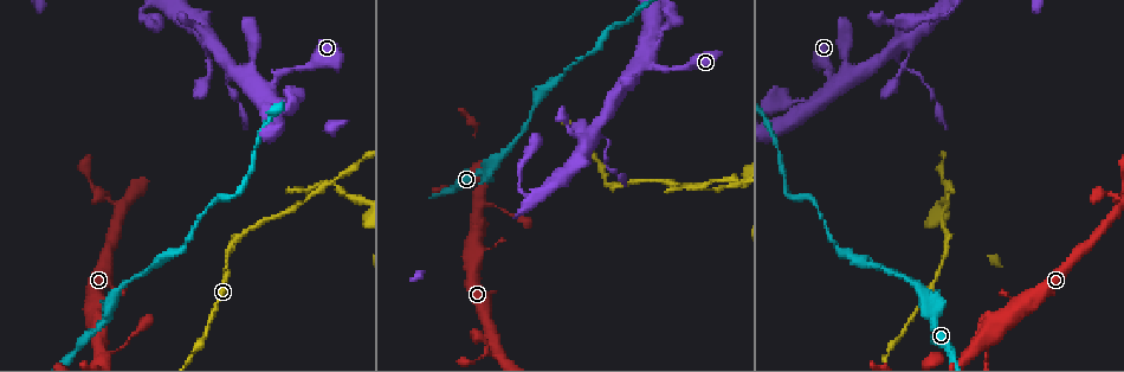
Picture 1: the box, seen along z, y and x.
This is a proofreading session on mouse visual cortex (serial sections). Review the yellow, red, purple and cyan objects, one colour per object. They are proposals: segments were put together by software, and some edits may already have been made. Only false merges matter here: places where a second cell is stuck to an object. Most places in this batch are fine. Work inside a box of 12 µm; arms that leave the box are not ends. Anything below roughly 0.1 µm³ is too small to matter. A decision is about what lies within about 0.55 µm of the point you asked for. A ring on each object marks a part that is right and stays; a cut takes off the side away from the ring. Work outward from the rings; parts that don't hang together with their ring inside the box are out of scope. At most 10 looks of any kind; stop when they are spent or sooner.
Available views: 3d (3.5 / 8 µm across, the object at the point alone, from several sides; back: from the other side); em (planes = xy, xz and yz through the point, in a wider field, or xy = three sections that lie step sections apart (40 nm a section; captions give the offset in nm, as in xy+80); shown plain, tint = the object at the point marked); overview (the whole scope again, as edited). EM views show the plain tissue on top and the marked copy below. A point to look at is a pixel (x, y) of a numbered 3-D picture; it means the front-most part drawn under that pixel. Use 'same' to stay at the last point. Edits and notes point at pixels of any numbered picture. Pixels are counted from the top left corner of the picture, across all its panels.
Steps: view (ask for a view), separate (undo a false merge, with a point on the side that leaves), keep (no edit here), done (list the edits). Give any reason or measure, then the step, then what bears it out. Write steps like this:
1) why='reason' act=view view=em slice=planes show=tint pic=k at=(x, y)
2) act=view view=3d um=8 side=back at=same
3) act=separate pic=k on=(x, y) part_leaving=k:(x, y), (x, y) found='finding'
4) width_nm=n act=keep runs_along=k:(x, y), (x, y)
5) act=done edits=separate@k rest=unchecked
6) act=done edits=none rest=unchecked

why='side arm on a straight run' act=view view=em slice=xy step=1 show=tint pic=1 at=(947, 187)

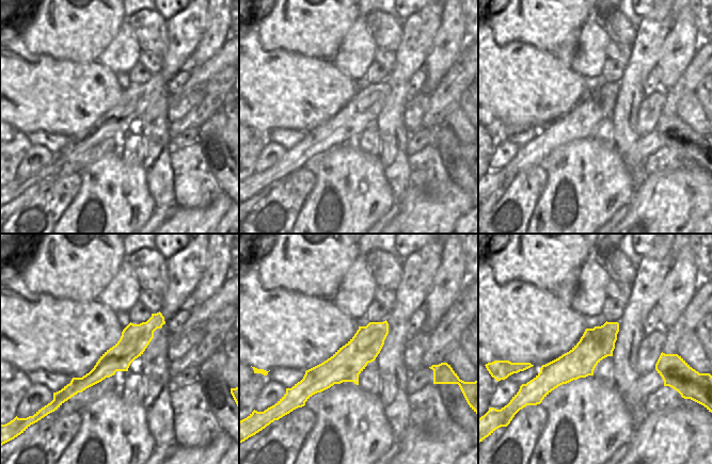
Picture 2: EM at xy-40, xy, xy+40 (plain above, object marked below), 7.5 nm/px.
act=view view=3d um=3.5 at=same

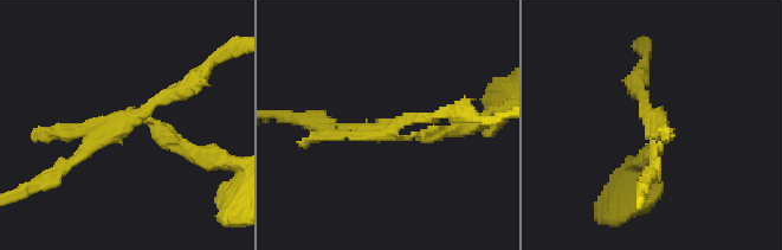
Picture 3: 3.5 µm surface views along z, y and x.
act=separate pic=3 on=(39, 134) part_leaving=3:(149, 122), (196, 155), (237, 162) found='a second cell is stuck on'

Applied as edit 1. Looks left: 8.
act=view view=overview

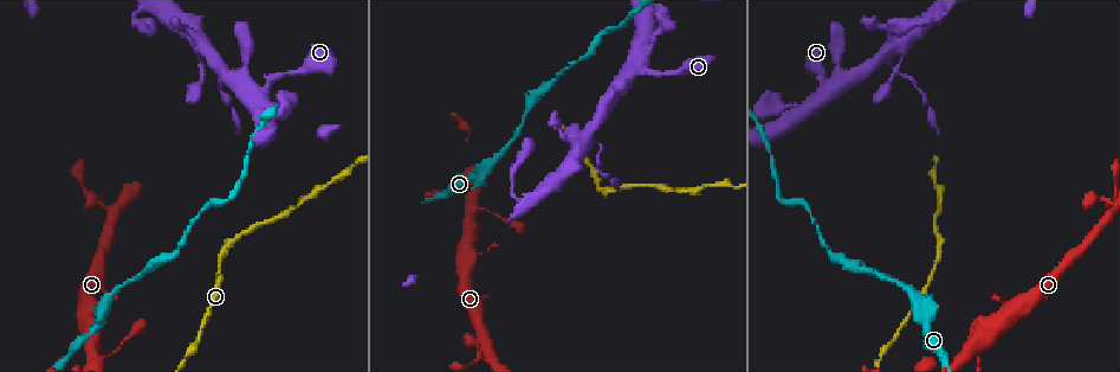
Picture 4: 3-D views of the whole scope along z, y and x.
act=view view=3d um=8 pic=4 at=(823, 94)

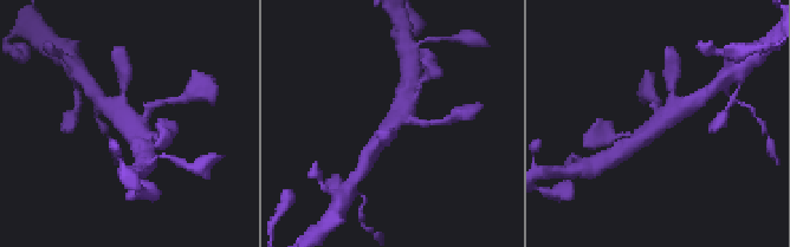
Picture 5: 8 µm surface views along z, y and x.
act=view view=3d um=3.5 side=back pic=5 at=(135, 123)

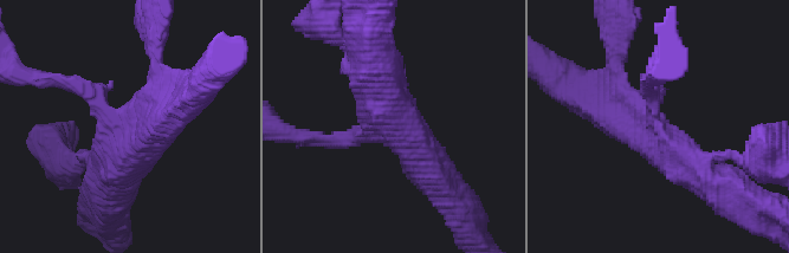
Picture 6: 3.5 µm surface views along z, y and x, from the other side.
act=keep runs_along=6:(334, 142), (399, 133), (446, 185) found='continuous, no second cell'

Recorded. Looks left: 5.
why='sudden change in width' act=view view=3d um=3.5 pic=4 at=(581, 146)

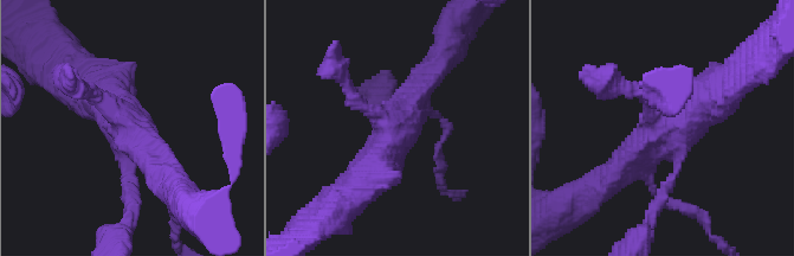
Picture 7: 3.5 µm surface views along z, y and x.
act=keep runs_along=7:(607, 180), (716, 93) found='one cell here'

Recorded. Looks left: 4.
why='thick turns thin' act=view view=3d um=3.5 pic=4 at=(1106, 218)

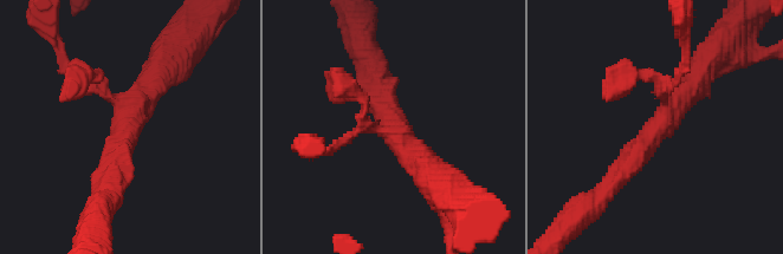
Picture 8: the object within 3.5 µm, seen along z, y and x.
act=view view=em slice=xy step=5 show=tint pic=8 at=(392, 124)

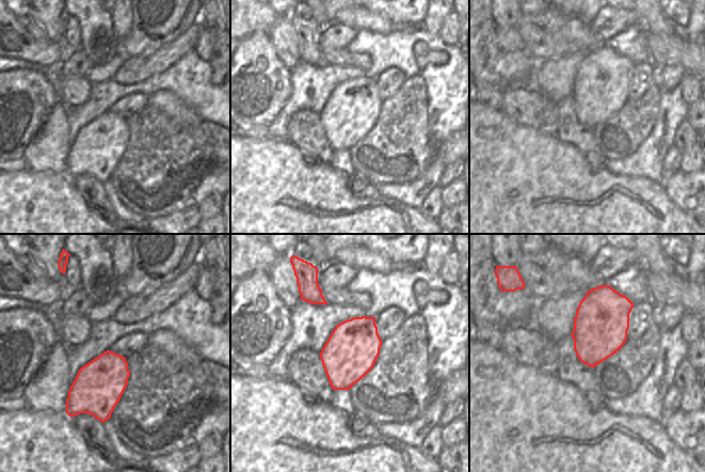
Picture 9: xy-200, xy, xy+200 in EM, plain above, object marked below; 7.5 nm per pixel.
arms=3 arm_widths_nm=150,300,350 act=keep runs_along=8:(607, 188), (677, 79) found='one cell here'

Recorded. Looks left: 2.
act=done edits=separate@3 rest=unchecked

